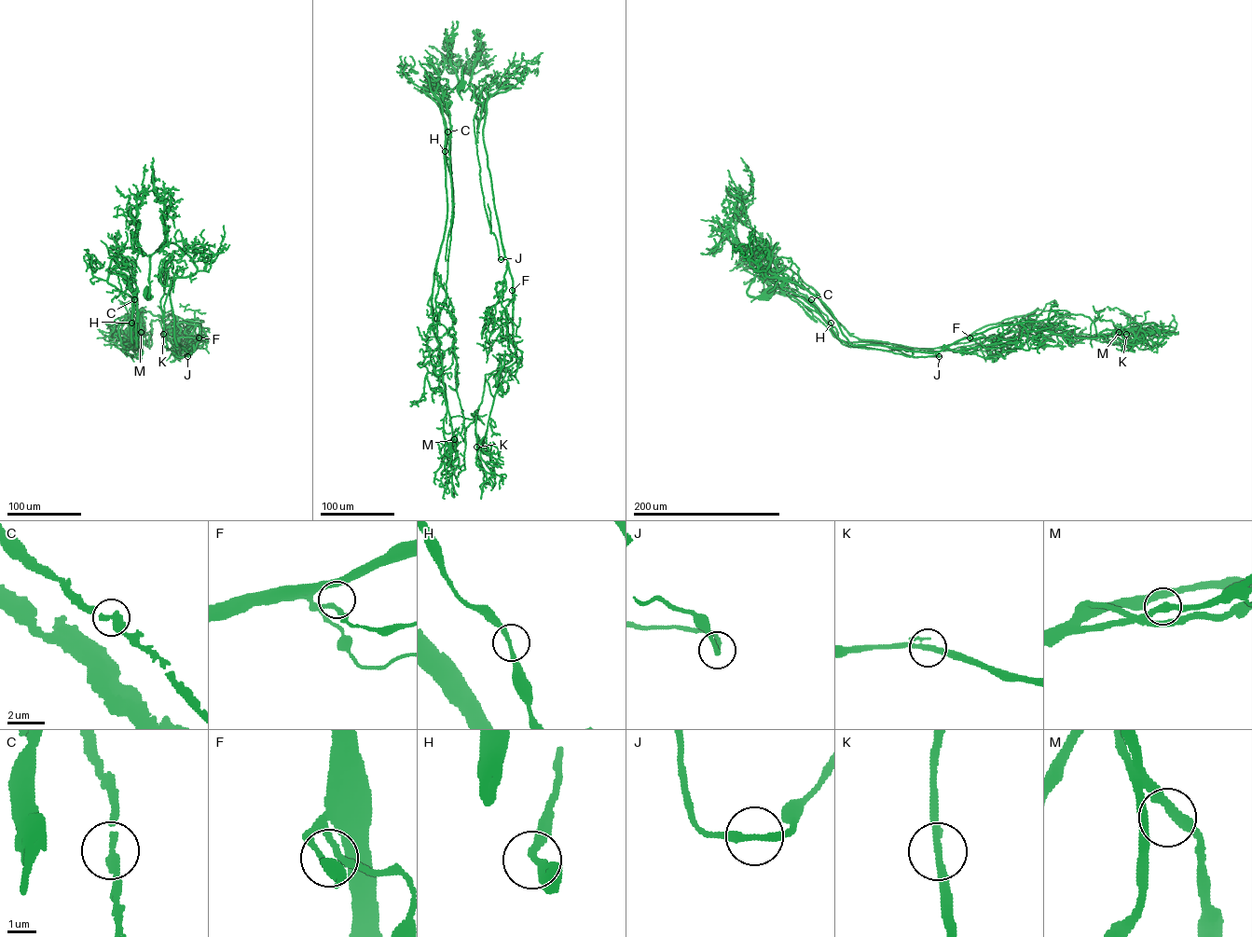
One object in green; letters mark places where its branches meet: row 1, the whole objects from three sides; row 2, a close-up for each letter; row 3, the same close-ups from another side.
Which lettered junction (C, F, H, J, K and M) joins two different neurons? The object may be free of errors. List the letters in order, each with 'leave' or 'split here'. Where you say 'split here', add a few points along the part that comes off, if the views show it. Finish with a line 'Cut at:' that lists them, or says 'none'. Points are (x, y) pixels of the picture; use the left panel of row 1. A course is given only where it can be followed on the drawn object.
C: leave
F: leave
H: leave
J: leave
K: leave
M: leave
Cut at: none

